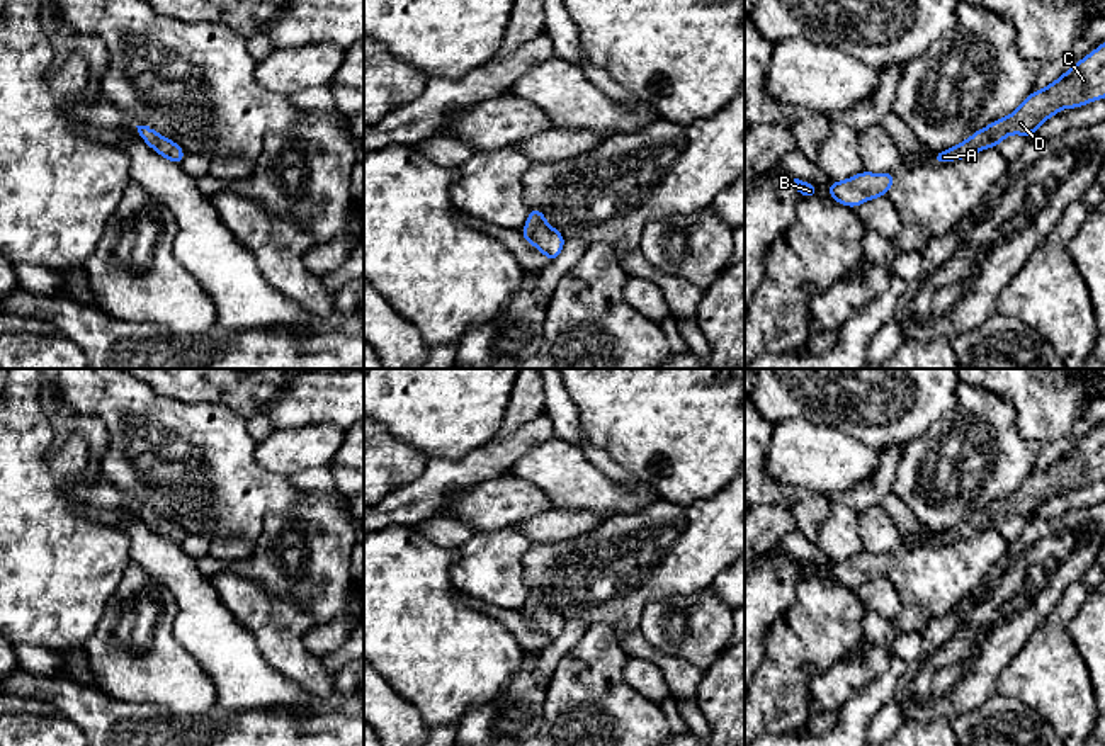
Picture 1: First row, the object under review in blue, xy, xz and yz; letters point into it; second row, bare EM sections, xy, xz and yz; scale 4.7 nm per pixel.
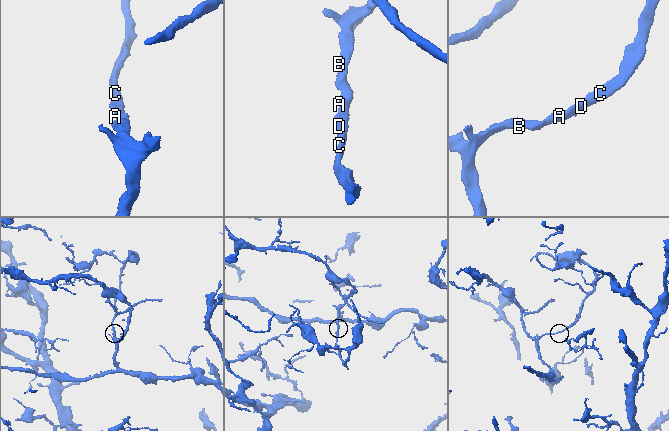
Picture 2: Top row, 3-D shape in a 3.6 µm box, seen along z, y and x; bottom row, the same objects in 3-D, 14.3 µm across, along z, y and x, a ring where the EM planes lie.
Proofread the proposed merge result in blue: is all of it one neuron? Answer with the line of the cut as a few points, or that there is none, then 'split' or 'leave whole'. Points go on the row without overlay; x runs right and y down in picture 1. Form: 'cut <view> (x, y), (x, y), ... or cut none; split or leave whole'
cut none; leave whole

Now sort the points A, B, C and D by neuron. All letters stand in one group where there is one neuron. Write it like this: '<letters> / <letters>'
A B C D

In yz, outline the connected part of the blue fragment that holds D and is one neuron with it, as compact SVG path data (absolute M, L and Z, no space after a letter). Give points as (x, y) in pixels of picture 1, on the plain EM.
M1105 423L1042 471L1032 472L1010 496L976 511L971 518L932 537L932 544L962 540L983 528L998 528L1008 515L1034 517L1035 510L1061 489L1078 489L1105 479Z

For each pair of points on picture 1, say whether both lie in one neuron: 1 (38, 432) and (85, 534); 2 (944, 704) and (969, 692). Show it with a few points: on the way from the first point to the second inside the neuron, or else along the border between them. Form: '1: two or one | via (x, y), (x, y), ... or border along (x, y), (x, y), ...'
1: one | via (38, 457), (38, 488), (60, 510)
2: one | via (951, 697), (956, 692), (963, 692)

